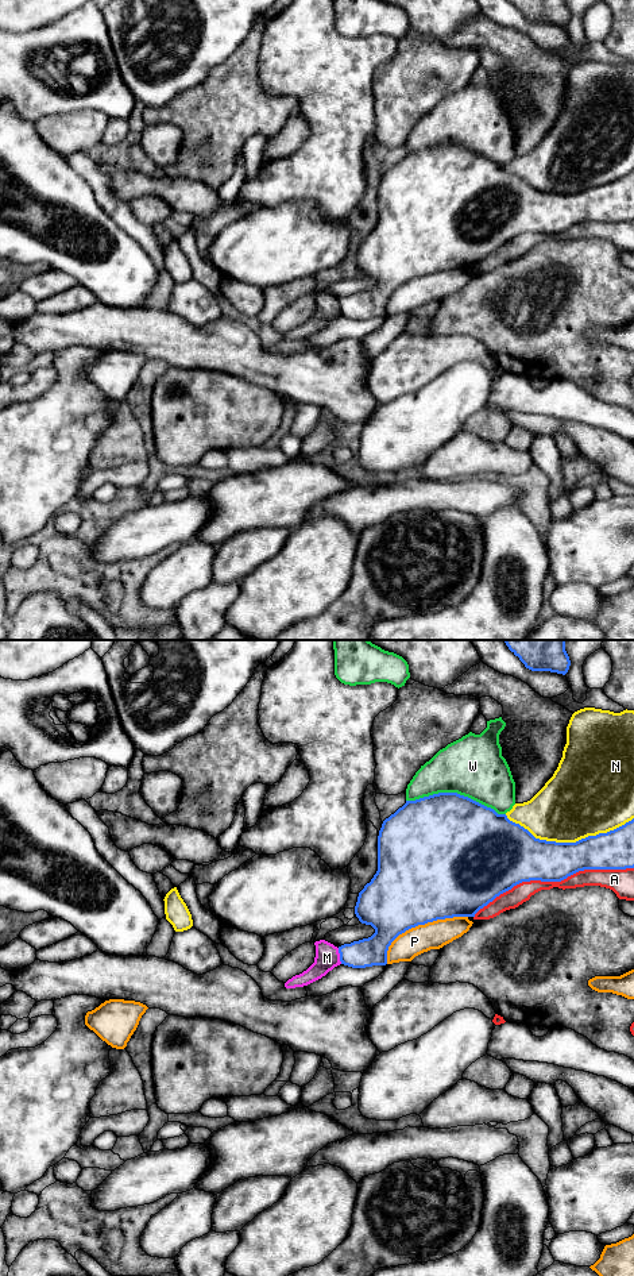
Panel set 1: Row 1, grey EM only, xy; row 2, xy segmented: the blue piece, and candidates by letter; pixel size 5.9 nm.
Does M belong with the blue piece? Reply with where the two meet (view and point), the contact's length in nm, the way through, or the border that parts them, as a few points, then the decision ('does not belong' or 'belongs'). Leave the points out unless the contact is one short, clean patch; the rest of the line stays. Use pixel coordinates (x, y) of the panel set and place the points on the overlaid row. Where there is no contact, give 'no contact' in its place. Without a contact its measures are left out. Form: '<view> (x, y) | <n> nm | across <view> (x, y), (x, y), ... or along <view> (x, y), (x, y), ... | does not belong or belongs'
xy (340, 956) | 100 nm | along xy (337, 948), (341, 963) | does not belong

